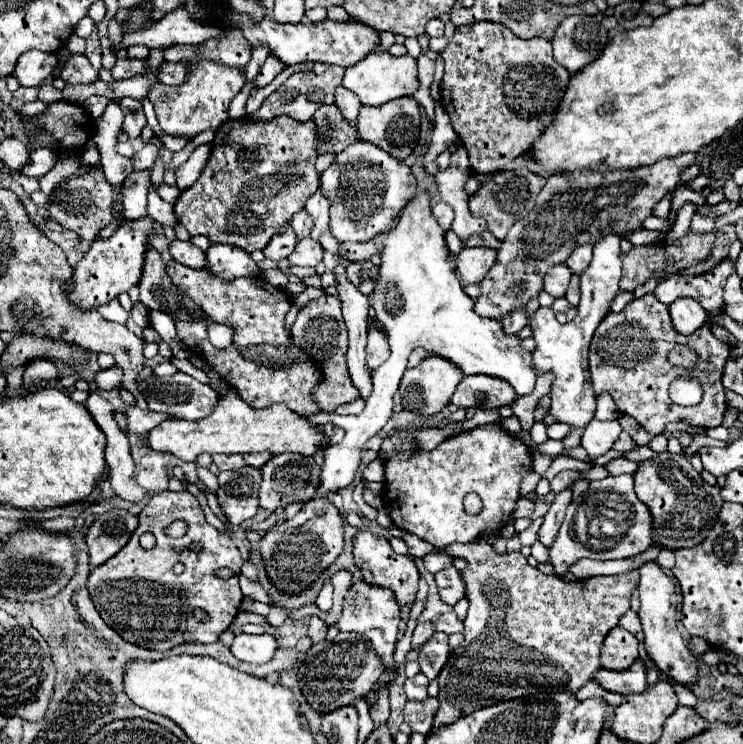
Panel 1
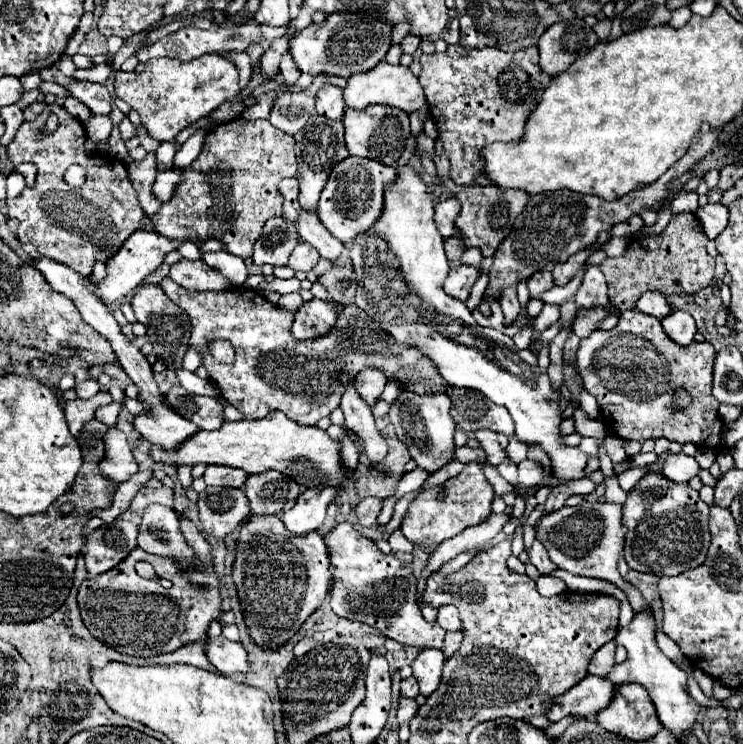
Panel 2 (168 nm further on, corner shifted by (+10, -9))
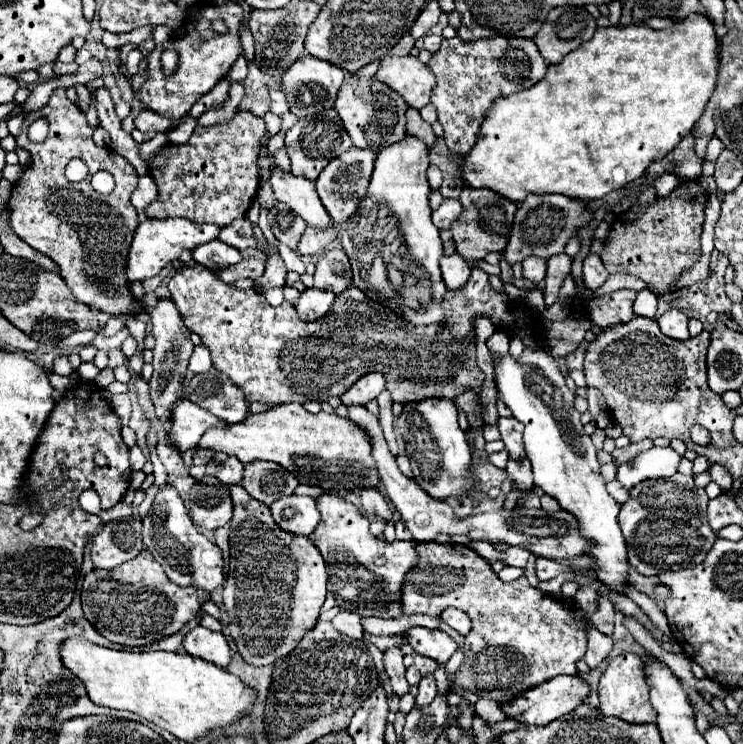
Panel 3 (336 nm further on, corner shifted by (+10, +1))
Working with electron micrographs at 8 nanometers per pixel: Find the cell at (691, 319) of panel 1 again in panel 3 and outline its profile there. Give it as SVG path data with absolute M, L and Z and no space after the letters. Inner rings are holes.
M670 309L666 311L660 319L658 319L658 327L666 337L672 337L676 341L686 341L690 339L688 333L688 317L678 311L678 309Z

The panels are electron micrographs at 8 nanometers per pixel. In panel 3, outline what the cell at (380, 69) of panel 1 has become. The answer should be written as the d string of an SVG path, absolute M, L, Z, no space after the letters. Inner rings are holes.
M386 55L380 63L376 79L400 93L404 101L414 109L422 109L424 105L428 105L432 89L436 87L434 73L428 69L428 65L420 63L420 59L412 55Z

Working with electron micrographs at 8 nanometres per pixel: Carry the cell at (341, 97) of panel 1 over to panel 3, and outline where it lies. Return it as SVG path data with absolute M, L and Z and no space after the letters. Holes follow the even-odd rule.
M304 55L294 65L290 65L282 75L280 87L286 93L290 113L294 113L298 119L302 119L302 117L308 117L308 115L316 115L318 111L332 109L336 93L338 93L340 85L344 83L344 77L346 77L344 69L340 69L340 67L328 63L328 61L322 61L318 57Z

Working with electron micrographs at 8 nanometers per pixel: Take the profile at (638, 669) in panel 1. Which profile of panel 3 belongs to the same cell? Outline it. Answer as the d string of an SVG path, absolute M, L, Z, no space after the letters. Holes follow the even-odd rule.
M560 675L560 677L554 677L542 685L536 685L532 689L524 691L514 701L500 705L500 709L504 711L504 715L508 719L516 719L522 725L548 725L550 721L554 721L554 719L566 715L568 711L576 709L588 697L588 691L590 691L588 683L582 681L578 675L574 675L574 677Z

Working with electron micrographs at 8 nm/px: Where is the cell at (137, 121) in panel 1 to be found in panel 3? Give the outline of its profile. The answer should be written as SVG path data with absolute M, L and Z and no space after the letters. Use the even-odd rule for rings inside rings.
M144 109L144 113L140 113L140 117L136 119L136 129L138 131L156 131L156 133L168 133L172 131L176 125L174 119L168 119L168 117L162 117L160 113L156 111L148 111Z

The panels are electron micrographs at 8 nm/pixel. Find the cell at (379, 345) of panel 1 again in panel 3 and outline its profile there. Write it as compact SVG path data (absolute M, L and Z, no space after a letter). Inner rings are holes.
M368 373L360 377L340 399L344 405L366 405L368 401L376 399L384 389L384 377L380 373Z

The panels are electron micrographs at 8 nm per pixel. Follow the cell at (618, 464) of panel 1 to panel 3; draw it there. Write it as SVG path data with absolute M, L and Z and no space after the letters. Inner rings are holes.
M652 447L630 463L618 467L618 481L624 489L632 489L646 479L668 479L676 473L680 455L672 447Z

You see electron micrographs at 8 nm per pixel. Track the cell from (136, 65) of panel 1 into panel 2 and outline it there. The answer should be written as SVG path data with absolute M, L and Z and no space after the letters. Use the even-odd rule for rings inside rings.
M102 63L102 65L96 65L96 67L90 67L90 69L78 69L74 73L76 79L80 81L94 81L94 83L106 83L110 75L114 75L116 71L112 69L110 63Z

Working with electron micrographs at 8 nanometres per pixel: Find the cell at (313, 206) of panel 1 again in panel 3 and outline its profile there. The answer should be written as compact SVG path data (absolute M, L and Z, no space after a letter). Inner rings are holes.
M326 109L312 117L302 117L298 123L286 133L286 147L292 161L292 171L308 177L310 181L316 181L320 171L338 155L348 151L352 147L352 139L346 133L346 129L340 125L340 117L334 109Z

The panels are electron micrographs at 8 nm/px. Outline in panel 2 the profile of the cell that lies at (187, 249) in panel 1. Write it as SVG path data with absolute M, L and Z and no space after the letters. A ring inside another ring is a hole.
M180 259L170 267L170 277L178 285L194 291L230 289L230 283L218 271L212 271L202 259L196 259L196 261Z

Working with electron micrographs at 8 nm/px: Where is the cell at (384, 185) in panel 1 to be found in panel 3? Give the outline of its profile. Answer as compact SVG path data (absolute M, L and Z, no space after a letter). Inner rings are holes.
M348 149L346 153L342 153L340 157L332 159L326 169L320 173L320 177L316 179L316 191L320 201L324 203L328 215L332 217L332 221L348 221L348 217L356 211L360 197L364 197L370 175L372 175L372 165L376 161L376 153L368 151L368 149Z

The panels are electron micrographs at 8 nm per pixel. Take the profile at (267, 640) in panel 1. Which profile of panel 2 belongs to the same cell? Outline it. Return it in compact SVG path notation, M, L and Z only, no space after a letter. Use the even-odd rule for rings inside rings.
M218 637L206 643L206 651L208 651L208 659L222 675L248 671L248 665L250 665L248 653L240 643L234 643L226 637Z

